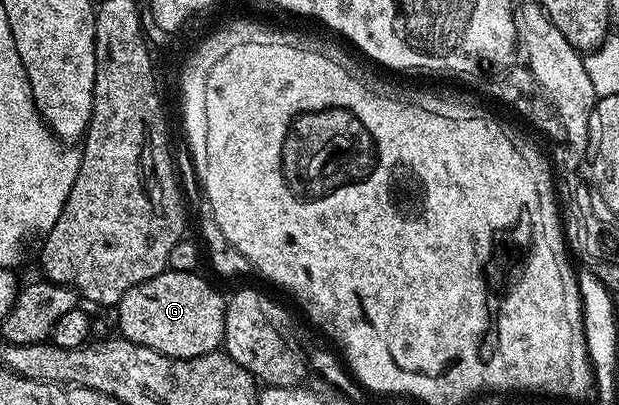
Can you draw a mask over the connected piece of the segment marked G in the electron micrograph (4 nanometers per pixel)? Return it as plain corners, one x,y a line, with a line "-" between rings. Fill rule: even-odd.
167,269
121,295
119,329
122,340
161,351
177,359
193,359
214,353
222,346
228,298
222,297
198,272

